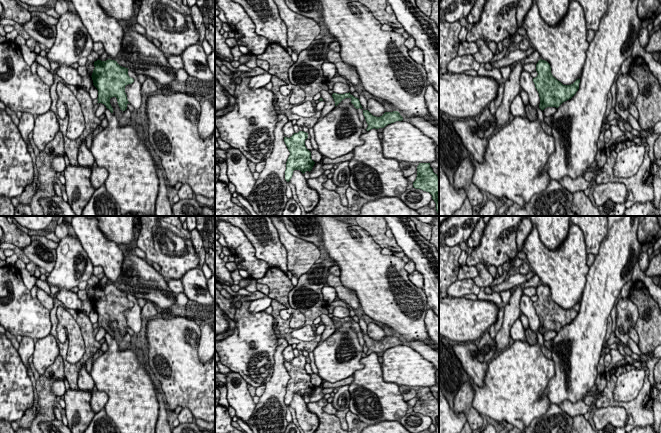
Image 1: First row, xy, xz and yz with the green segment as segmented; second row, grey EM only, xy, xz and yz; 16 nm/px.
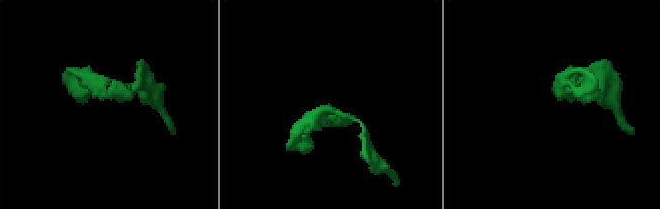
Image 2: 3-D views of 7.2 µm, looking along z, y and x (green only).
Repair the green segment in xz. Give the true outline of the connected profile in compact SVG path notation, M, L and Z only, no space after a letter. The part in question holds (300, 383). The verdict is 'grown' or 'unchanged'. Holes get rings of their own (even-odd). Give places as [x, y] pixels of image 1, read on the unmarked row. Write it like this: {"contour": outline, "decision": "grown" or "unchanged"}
{"contour": "M299 355L290 362L284 361L284 366L290 376L286 386L285 404L290 405L294 394L300 394L303 398L311 395L315 386L311 383L311 376L305 370L308 357Z", "decision": "unchanged"}

